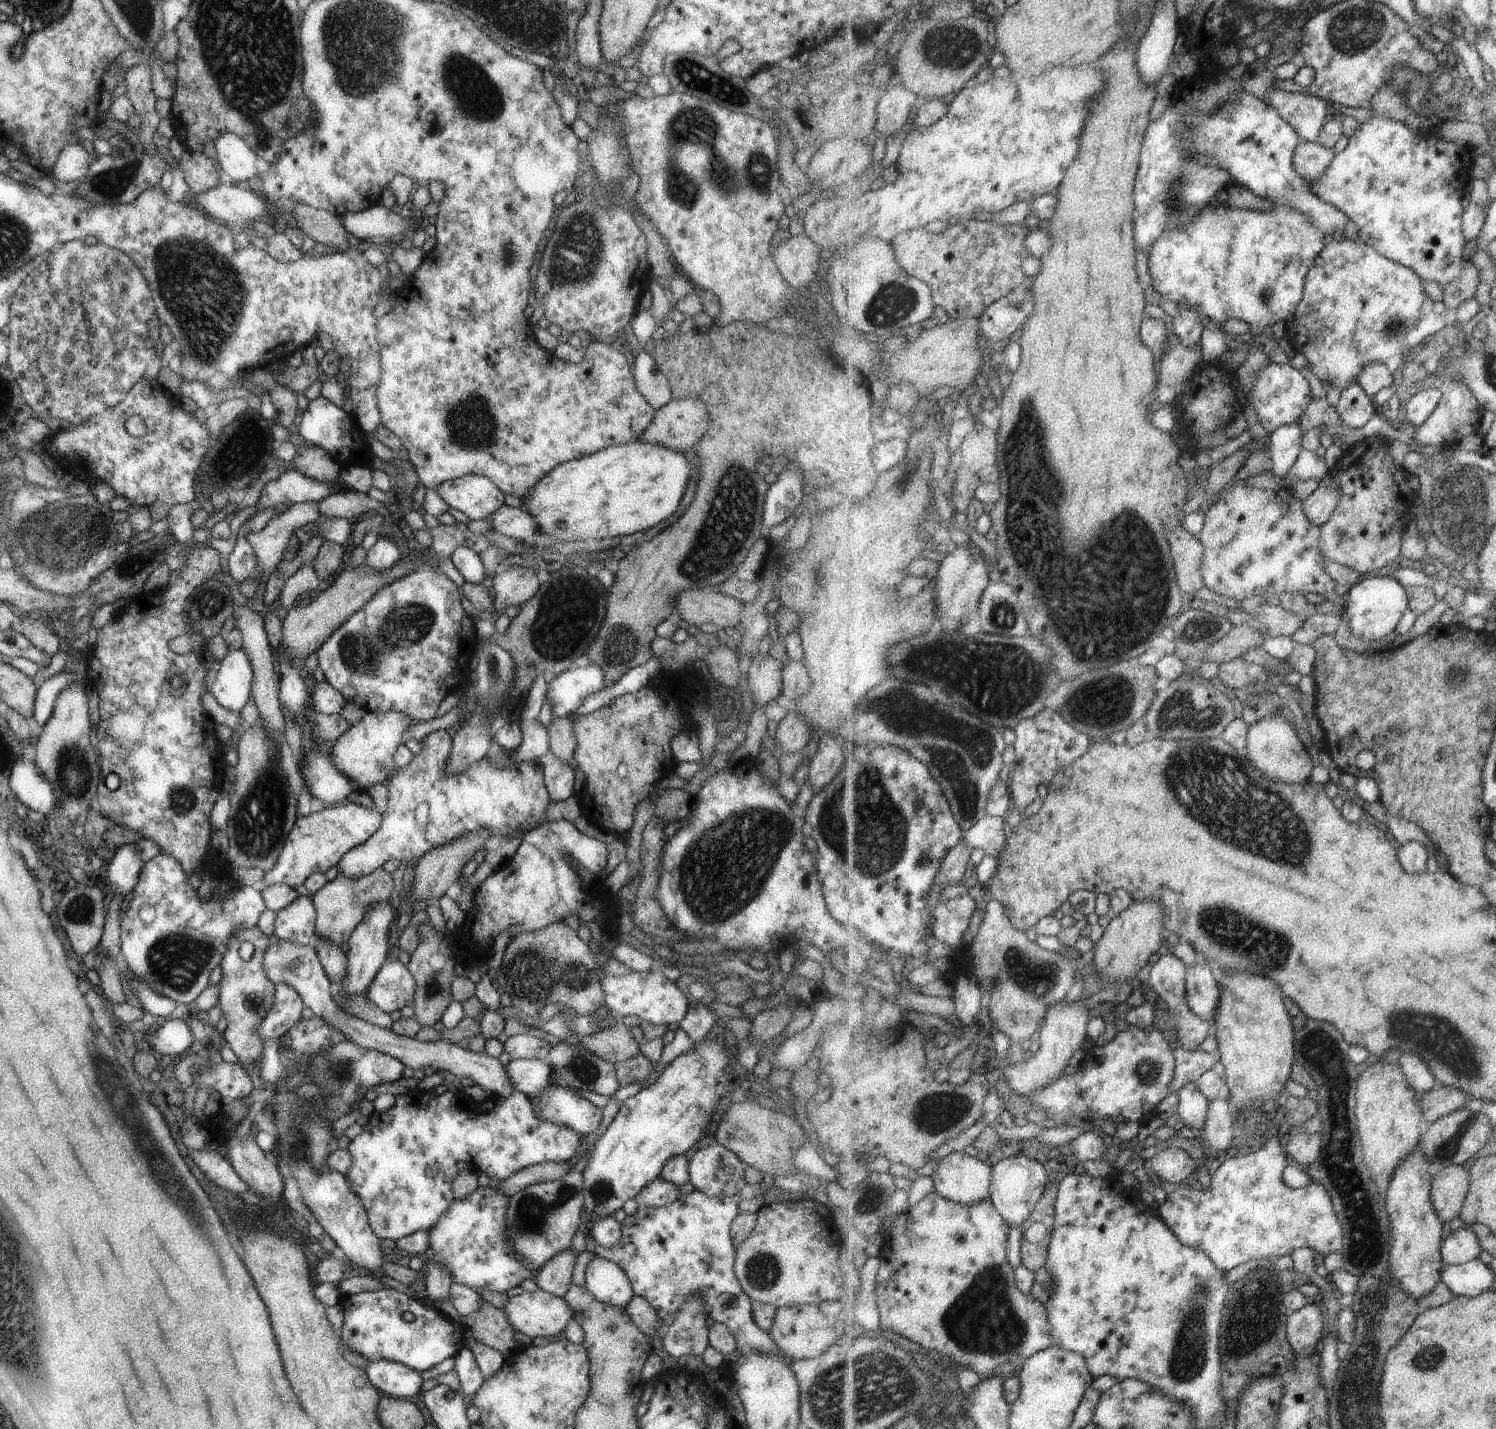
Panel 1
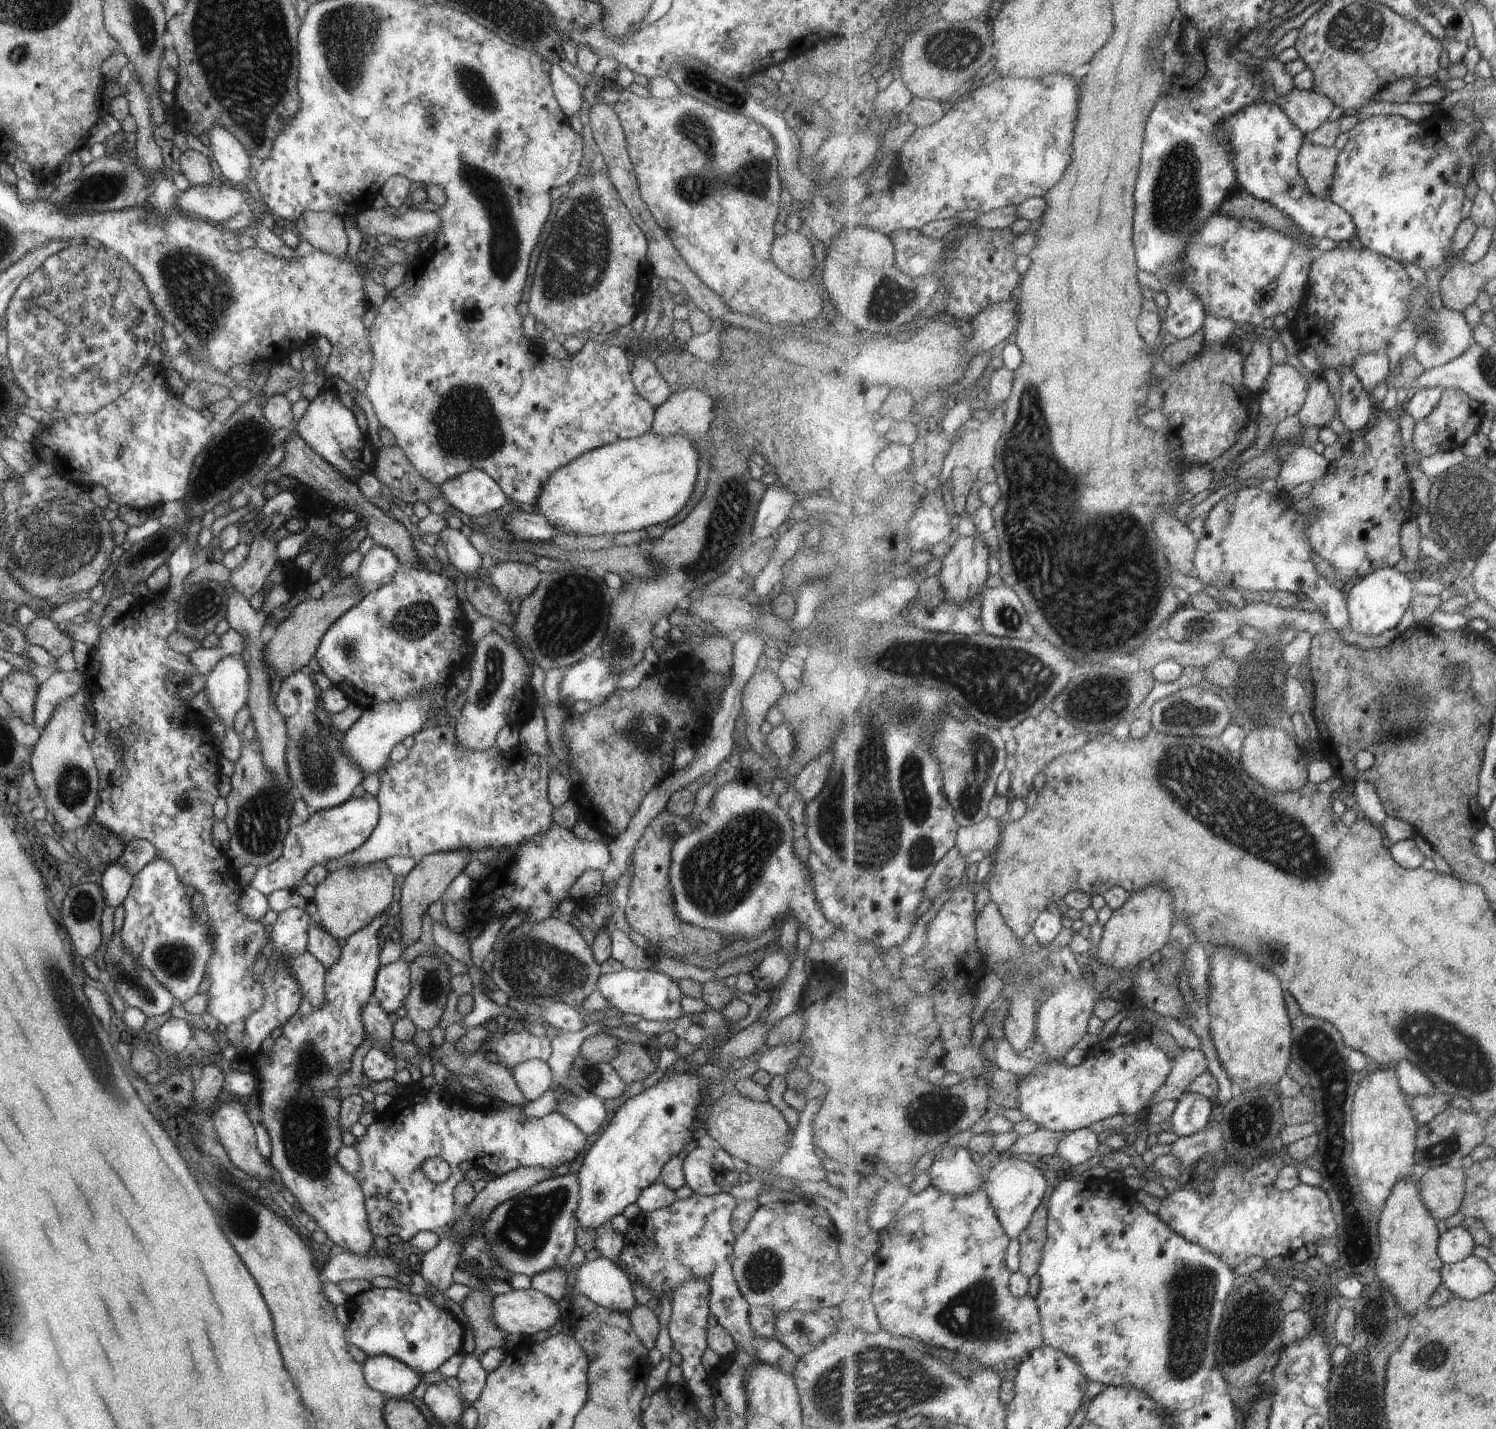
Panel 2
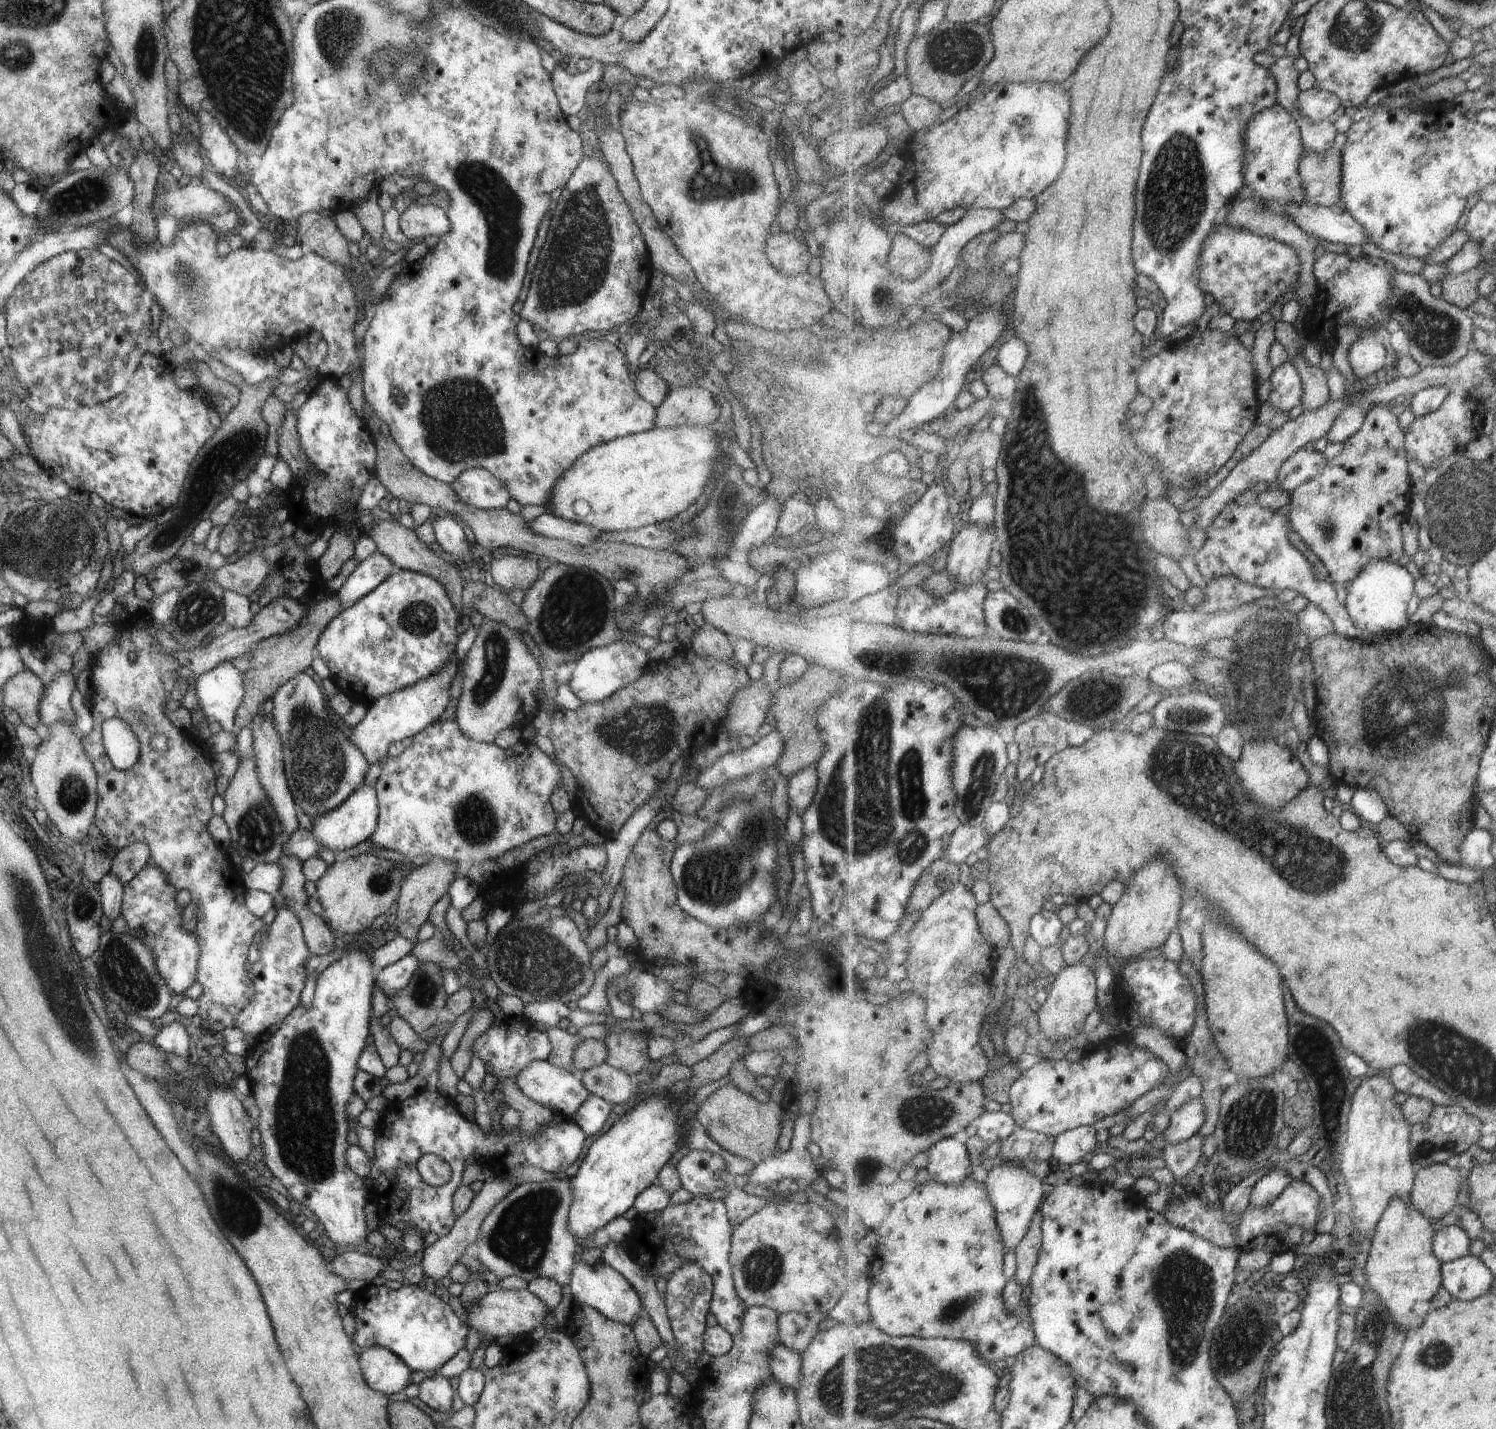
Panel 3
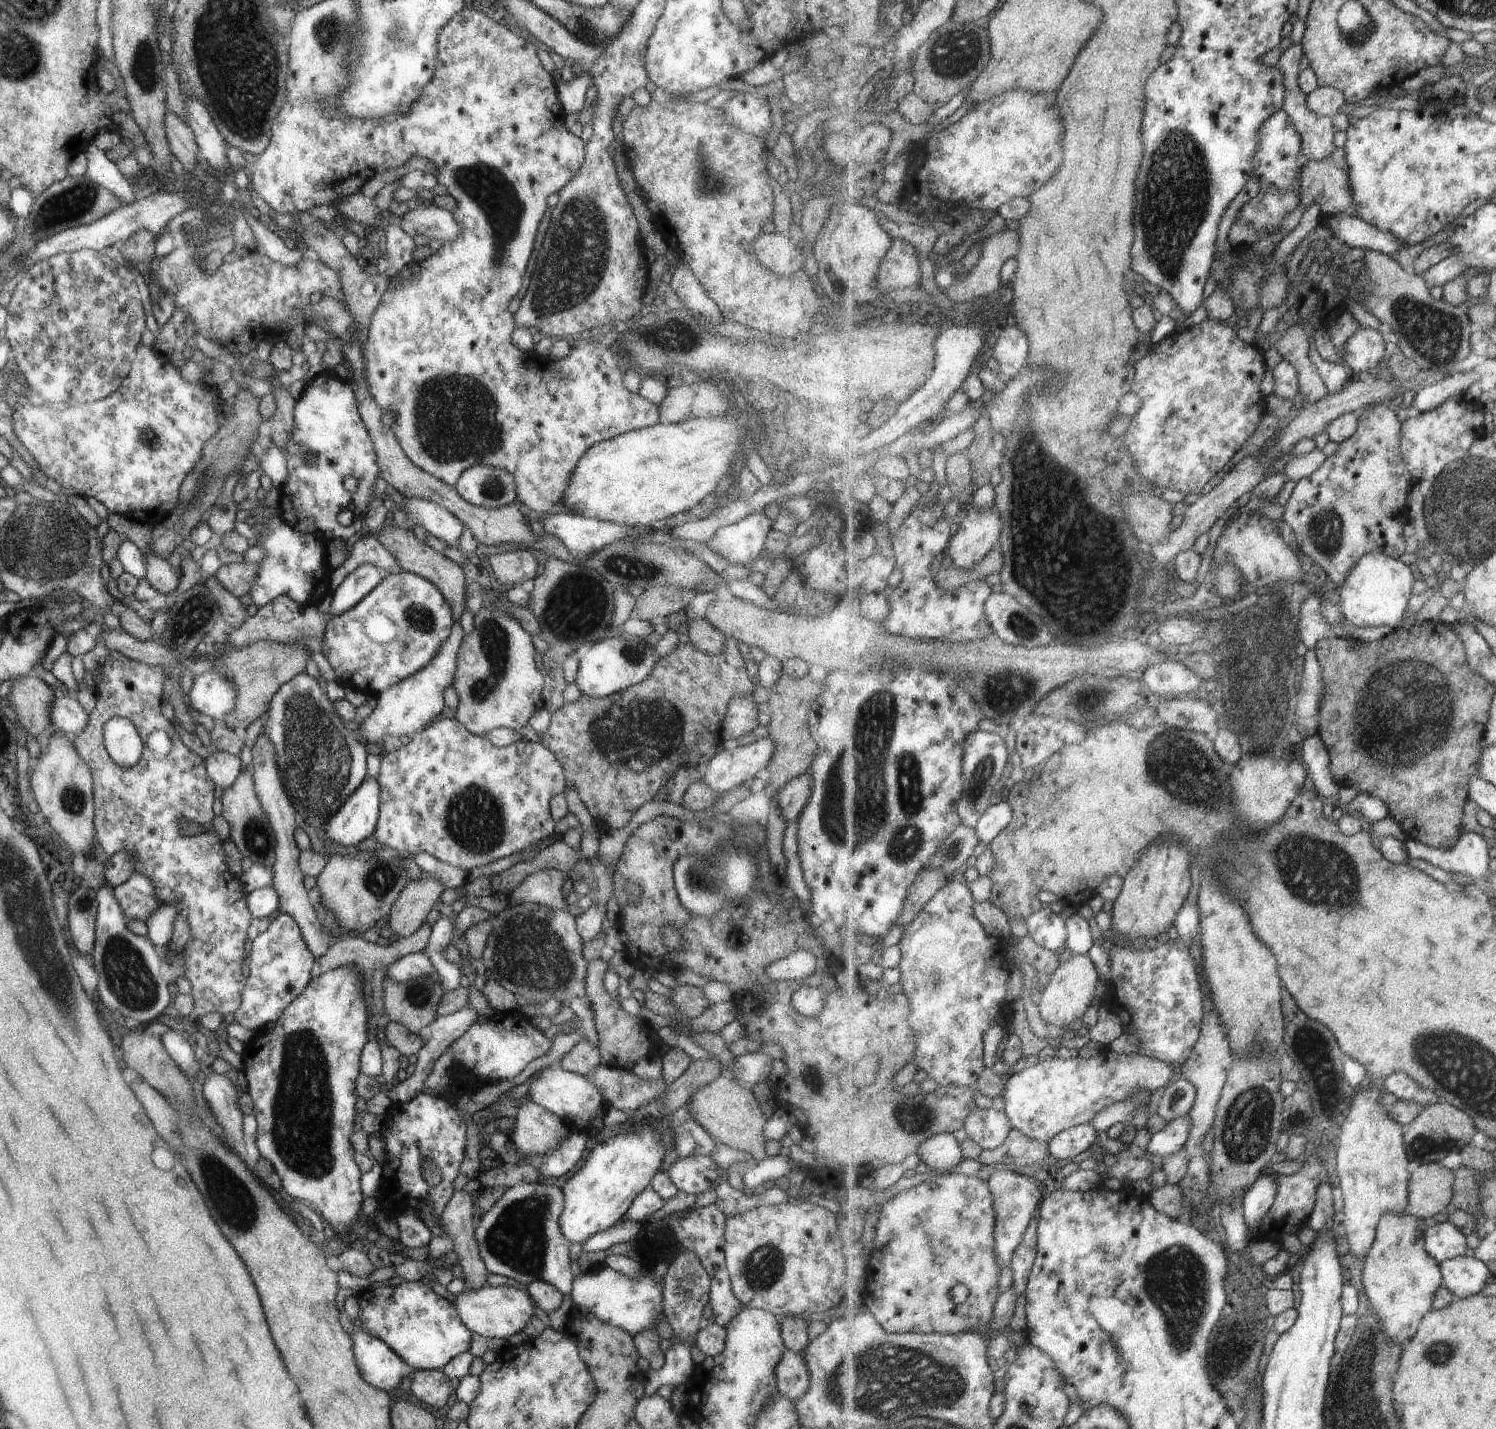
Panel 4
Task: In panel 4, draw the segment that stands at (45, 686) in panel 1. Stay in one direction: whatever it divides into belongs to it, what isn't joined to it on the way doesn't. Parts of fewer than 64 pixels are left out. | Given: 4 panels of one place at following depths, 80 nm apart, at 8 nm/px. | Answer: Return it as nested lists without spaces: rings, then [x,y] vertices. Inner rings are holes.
[[[54,692],[54,699],[48,706],[48,715],[54,730],[63,731],[67,736],[81,732],[86,725],[88,713],[68,694]]]

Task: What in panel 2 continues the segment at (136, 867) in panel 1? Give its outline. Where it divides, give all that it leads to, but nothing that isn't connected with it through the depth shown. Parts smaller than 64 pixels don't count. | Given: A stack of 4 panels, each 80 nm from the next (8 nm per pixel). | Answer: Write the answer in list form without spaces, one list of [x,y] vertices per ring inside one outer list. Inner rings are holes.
[[[117,860],[102,872],[100,889],[106,906],[116,908],[127,896],[132,874]]]

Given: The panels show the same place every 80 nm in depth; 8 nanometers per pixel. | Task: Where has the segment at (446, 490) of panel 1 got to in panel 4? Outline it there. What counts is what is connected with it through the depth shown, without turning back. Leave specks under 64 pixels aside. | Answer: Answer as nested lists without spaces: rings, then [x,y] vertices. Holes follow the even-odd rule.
[[[473,465],[460,472],[456,480],[457,494],[470,505],[498,509],[515,503],[515,483],[511,474],[487,465]]]

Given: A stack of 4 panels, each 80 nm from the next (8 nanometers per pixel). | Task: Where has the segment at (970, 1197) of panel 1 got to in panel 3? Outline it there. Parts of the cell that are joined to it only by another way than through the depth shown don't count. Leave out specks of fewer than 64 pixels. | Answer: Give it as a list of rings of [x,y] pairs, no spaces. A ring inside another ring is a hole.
[[[943,1139],[928,1151],[925,1172],[933,1182],[948,1186],[960,1185],[968,1179],[973,1158],[965,1144],[957,1139]]]

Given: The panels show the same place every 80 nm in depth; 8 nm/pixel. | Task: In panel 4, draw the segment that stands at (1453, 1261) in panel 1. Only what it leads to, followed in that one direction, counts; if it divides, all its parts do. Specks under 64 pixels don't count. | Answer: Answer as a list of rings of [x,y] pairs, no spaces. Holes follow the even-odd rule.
[[[1451,1221],[1430,1223],[1426,1232],[1426,1249],[1439,1264],[1467,1254],[1467,1238]]]

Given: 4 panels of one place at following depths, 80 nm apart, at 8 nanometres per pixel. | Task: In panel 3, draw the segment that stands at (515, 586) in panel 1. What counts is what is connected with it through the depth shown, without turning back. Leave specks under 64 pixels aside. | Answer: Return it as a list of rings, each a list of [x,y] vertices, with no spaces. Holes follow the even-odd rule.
[[[505,555],[492,560],[485,572],[492,577],[491,583],[508,593],[515,589],[528,589],[537,580],[540,571],[533,559]]]

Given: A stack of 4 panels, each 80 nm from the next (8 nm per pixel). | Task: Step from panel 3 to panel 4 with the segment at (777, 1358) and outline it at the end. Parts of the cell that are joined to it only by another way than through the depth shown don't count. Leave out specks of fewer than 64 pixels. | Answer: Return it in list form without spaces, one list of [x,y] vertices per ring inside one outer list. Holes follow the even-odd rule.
[[[783,1349],[779,1362],[774,1368],[777,1380],[777,1392],[793,1402],[799,1398],[808,1387],[808,1372],[800,1353]]]

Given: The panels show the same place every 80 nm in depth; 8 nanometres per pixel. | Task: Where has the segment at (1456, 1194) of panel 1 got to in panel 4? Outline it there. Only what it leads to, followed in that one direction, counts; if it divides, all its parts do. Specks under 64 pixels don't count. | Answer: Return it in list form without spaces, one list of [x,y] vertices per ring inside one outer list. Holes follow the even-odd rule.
[[[1439,1163],[1413,1166],[1409,1213],[1431,1222],[1433,1216],[1452,1206],[1455,1179],[1453,1170]]]

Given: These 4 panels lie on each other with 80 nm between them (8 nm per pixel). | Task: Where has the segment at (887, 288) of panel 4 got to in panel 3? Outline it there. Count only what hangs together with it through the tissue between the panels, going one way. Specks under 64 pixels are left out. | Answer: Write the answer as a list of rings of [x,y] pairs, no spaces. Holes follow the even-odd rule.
[[[903,233],[891,235],[893,250],[889,257],[890,269],[906,281],[914,281],[931,266],[933,247],[925,247]]]

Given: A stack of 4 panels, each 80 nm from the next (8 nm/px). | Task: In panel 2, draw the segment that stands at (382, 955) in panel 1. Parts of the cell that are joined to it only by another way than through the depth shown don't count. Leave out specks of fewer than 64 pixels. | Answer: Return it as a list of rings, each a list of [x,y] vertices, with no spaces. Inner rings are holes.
[[[381,913],[374,916],[363,928],[356,930],[353,934],[350,934],[345,940],[340,948],[339,958],[336,960],[334,965],[327,968],[324,974],[324,1001],[318,1009],[313,1009],[311,1014],[308,1016],[300,1016],[297,1012],[287,1022],[282,1026],[281,1035],[274,1040],[273,1048],[270,1053],[265,1056],[270,1059],[270,1064],[259,1068],[255,1074],[255,1080],[263,1082],[263,1089],[261,1089],[261,1094],[259,1094],[259,1110],[263,1113],[263,1127],[269,1135],[269,1140],[271,1140],[271,1152],[268,1156],[268,1163],[277,1170],[280,1176],[281,1186],[284,1186],[291,1192],[291,1194],[296,1198],[297,1205],[300,1209],[304,1211],[306,1215],[312,1218],[316,1225],[325,1232],[329,1240],[332,1241],[333,1247],[339,1247],[345,1253],[351,1253],[352,1255],[357,1255],[360,1257],[371,1257],[374,1253],[372,1246],[373,1235],[369,1230],[366,1208],[364,1207],[364,1196],[362,1195],[359,1183],[353,1178],[353,1175],[347,1174],[336,1161],[335,1153],[337,1149],[342,1145],[340,1134],[343,1132],[342,1127],[338,1121],[338,1110],[340,1107],[339,1100],[335,1099],[332,1092],[335,1087],[339,1087],[347,1082],[346,1073],[347,1068],[349,1068],[349,1062],[353,1051],[359,1046],[365,1038],[365,1030],[363,1023],[360,1019],[360,1012],[362,1006],[371,998],[374,978],[377,969],[380,967],[378,956],[379,956],[379,929],[386,923],[391,922],[385,913]]]

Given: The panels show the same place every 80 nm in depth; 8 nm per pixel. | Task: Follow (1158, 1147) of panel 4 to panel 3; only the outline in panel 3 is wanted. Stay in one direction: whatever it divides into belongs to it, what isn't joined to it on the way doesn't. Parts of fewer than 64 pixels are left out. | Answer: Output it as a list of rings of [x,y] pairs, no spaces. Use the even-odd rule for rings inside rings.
[[[1201,1098],[1192,1100],[1178,1108],[1170,1116],[1170,1124],[1163,1132],[1164,1139],[1167,1141],[1165,1147],[1169,1143],[1175,1144],[1194,1137],[1202,1129],[1205,1119],[1206,1112]]]

